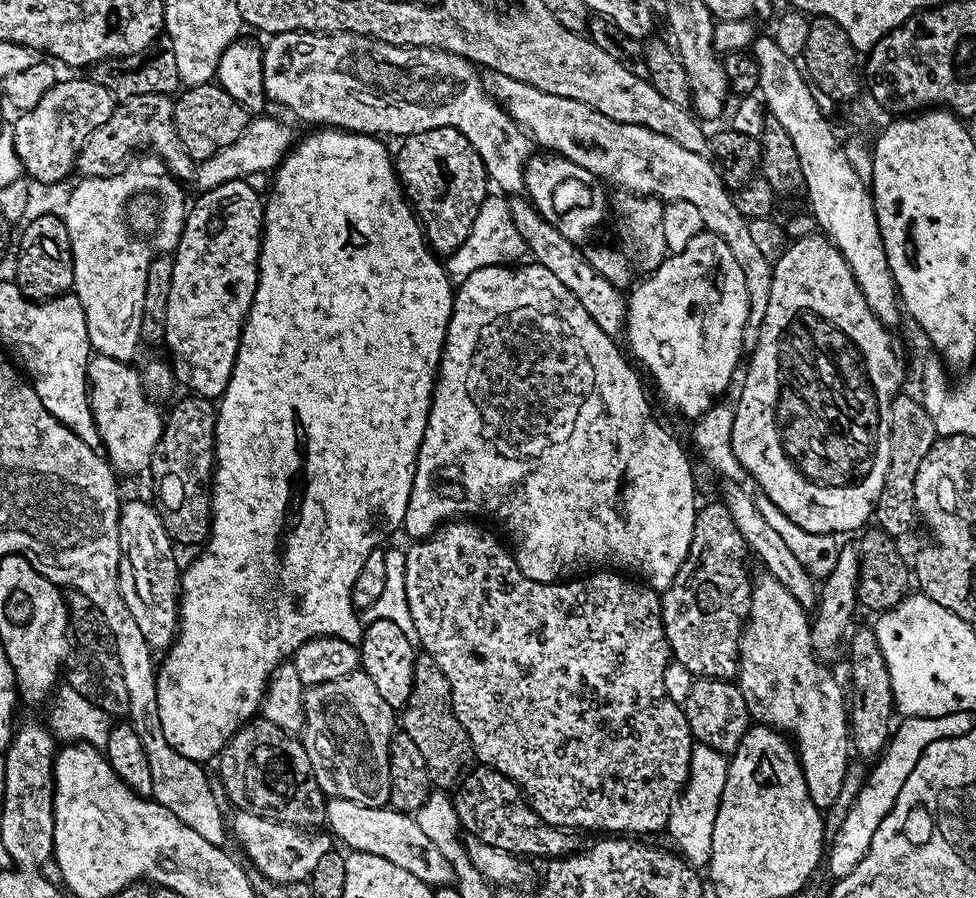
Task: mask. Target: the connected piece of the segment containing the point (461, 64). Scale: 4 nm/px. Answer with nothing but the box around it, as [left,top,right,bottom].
[262,32,530,181]

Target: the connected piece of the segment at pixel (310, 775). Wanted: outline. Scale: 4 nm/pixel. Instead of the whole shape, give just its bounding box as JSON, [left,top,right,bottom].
[218,718,322,830]

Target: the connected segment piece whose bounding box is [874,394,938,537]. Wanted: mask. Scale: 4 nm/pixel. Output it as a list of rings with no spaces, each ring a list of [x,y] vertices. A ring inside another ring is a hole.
[[[897,395],[892,401],[892,433],[890,434],[890,466],[882,482],[882,494],[878,494],[874,524],[887,536],[895,537],[896,532],[908,532],[912,523],[917,523],[916,503],[914,502],[914,478],[918,475],[918,466],[926,458],[930,446],[938,439],[934,422],[926,414],[923,403],[912,396]]]

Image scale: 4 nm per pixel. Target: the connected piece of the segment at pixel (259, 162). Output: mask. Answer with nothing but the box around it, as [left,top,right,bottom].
[194,116,294,192]

